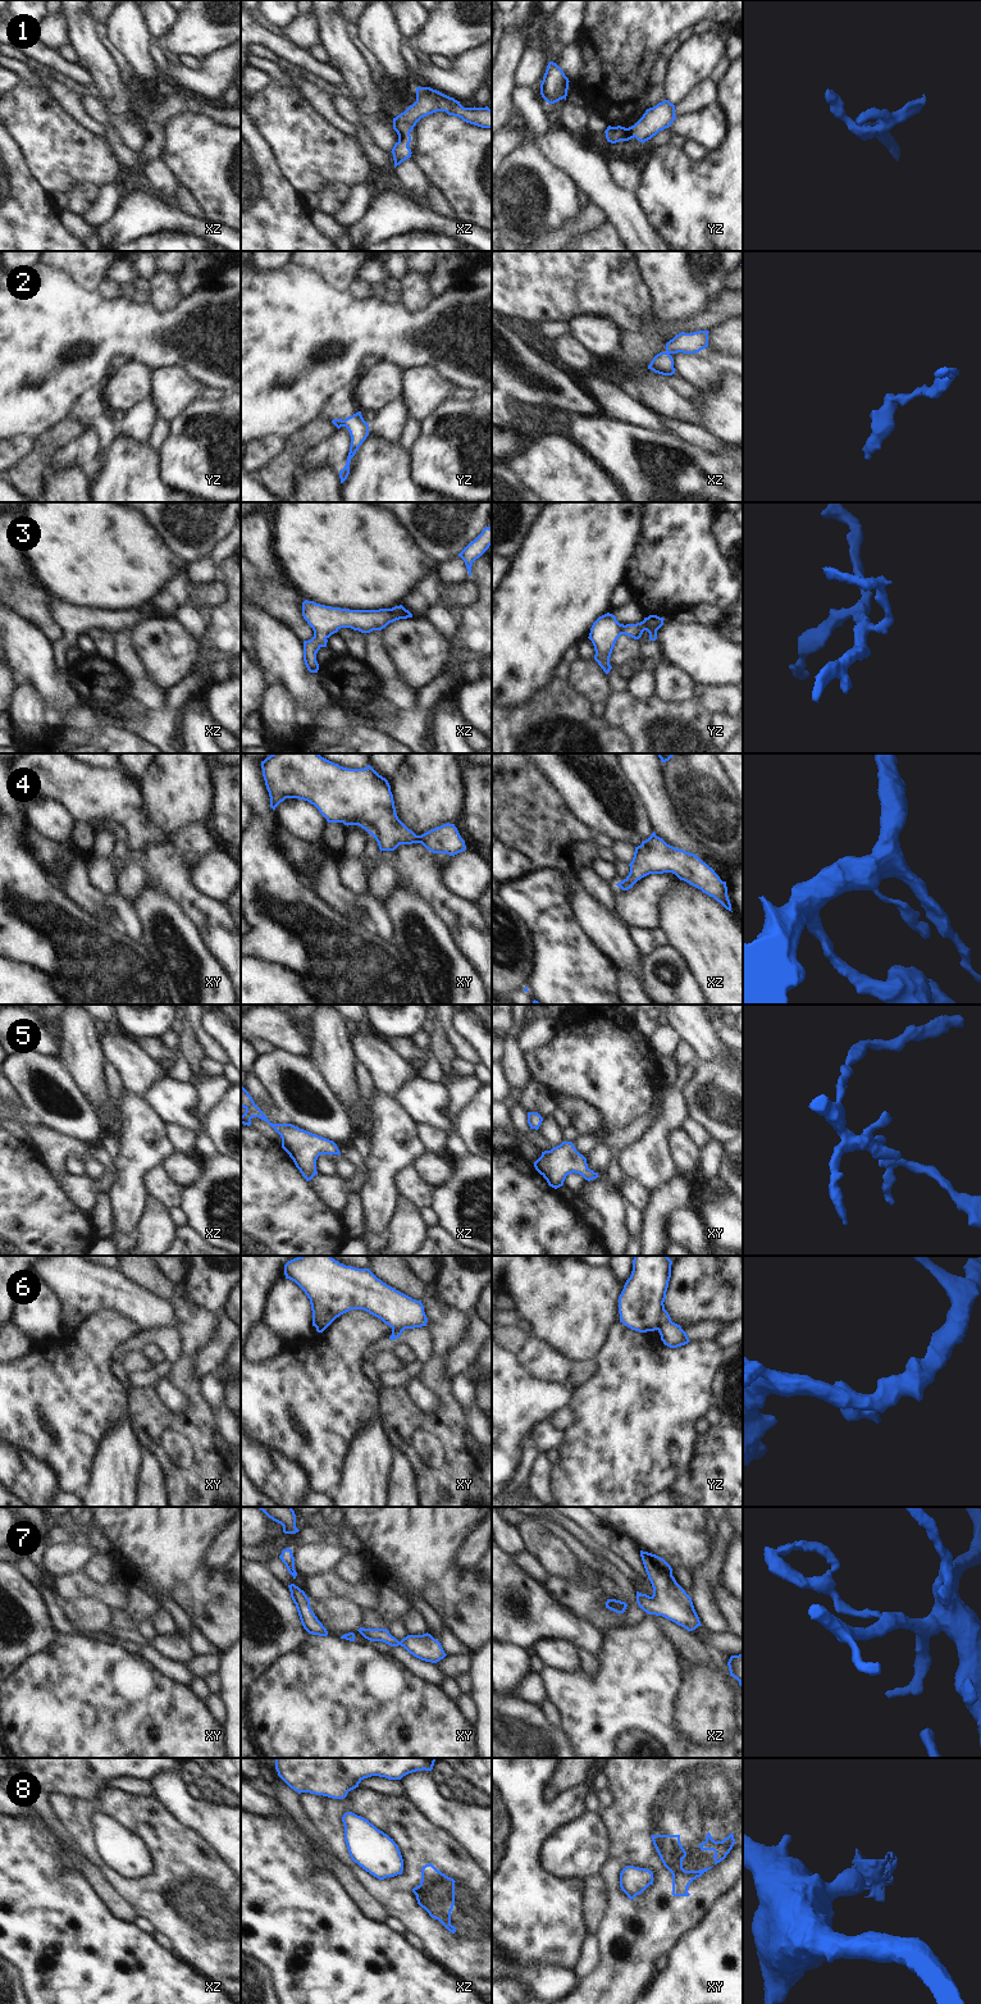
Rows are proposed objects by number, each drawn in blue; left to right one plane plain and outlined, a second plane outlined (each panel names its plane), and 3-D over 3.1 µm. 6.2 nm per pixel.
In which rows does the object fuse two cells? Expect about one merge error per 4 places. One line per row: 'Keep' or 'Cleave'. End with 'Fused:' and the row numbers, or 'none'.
1: Keep
2: Keep
3: Keep
4: Keep
5: Keep
6: Cleave
7: Keep
8: Cleave
Fused: 6, 8.

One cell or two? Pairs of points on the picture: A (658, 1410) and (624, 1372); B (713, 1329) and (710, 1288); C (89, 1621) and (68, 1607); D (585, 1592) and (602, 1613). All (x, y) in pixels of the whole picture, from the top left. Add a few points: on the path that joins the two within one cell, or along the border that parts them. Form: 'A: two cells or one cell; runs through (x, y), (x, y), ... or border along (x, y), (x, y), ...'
A: one cell; runs through (653, 1401), (633, 1381)
B: two cells; border along (725, 1325), (701, 1321), (684, 1326)
C: one cell; runs through (83, 1616), (73, 1609)
D: one cell; runs through (587, 1597), (597, 1608)

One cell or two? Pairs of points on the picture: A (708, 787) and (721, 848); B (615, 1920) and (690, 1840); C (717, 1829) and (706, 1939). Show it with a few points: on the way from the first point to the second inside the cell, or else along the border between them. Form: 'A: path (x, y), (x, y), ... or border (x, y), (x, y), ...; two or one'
A: path (708, 802), (708, 811), (721, 825), (721, 833); one
B: path (638, 1912), (680, 1870), (680, 1863); one
C: border (729, 1889), (688, 1932); two

